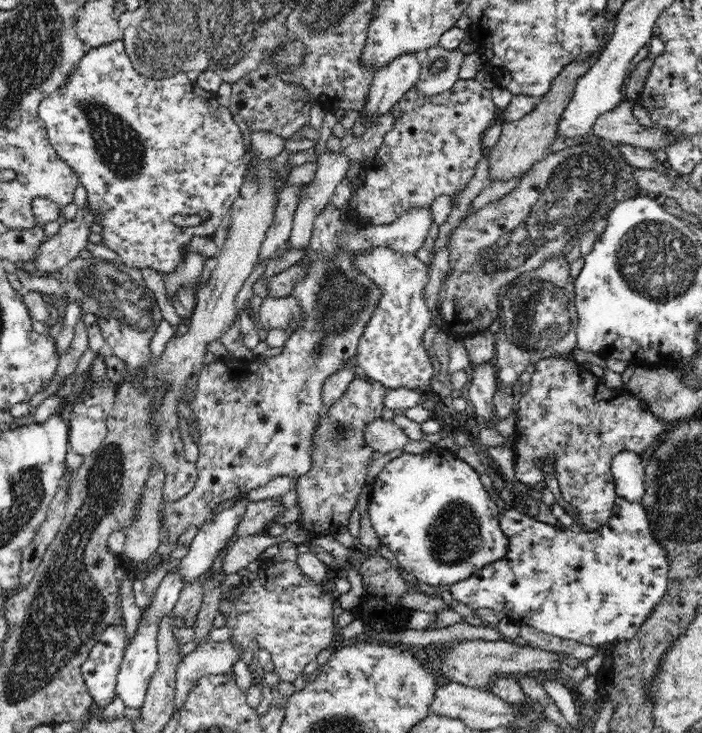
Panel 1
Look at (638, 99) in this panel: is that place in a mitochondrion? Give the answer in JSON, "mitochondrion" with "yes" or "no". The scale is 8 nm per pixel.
{"mitochondrion":"no"}

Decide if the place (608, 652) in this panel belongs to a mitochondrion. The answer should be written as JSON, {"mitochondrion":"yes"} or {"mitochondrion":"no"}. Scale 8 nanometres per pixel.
{"mitochondrion":"no"}

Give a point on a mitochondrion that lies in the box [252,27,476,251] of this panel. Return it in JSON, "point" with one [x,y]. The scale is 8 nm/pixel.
{"point":[436,67]}

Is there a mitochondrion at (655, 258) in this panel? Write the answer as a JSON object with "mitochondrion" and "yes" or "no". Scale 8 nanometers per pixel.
{"mitochondrion":"yes"}

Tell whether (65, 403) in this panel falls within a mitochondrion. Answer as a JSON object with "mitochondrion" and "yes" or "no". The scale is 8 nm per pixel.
{"mitochondrion":"no"}

